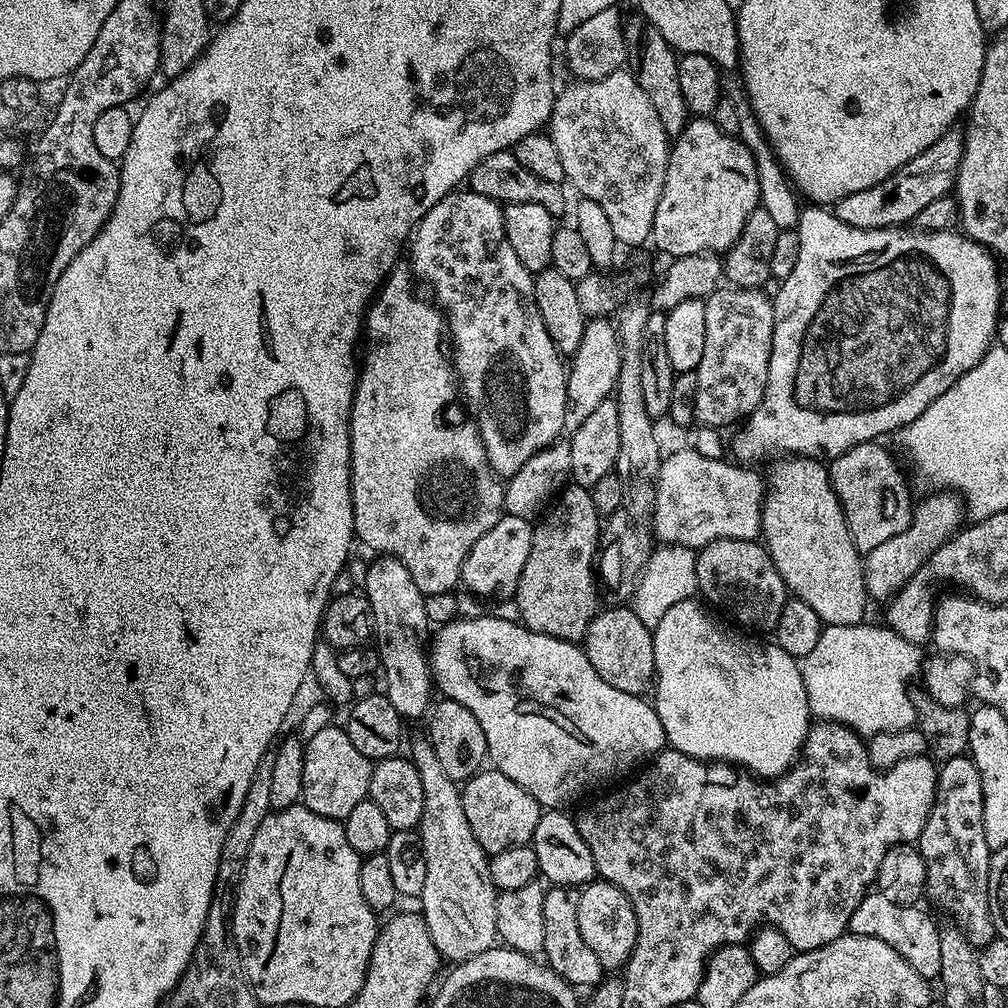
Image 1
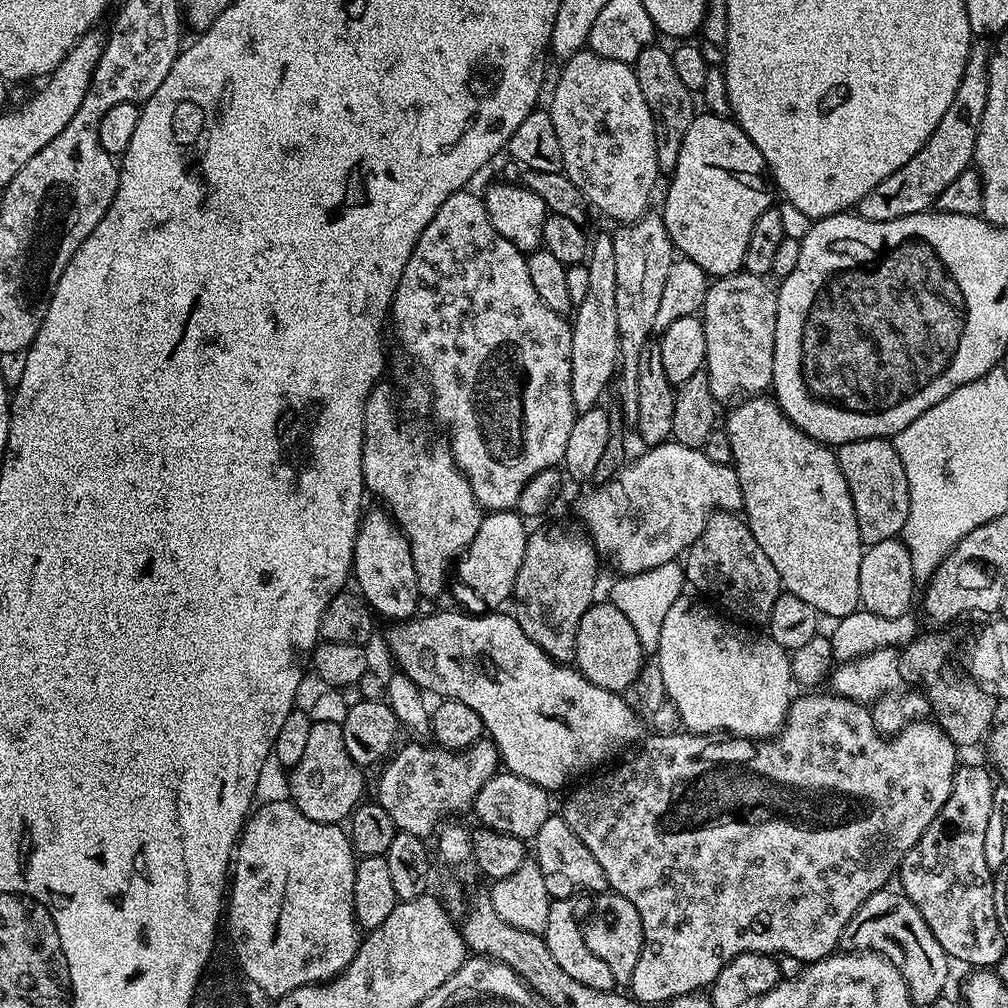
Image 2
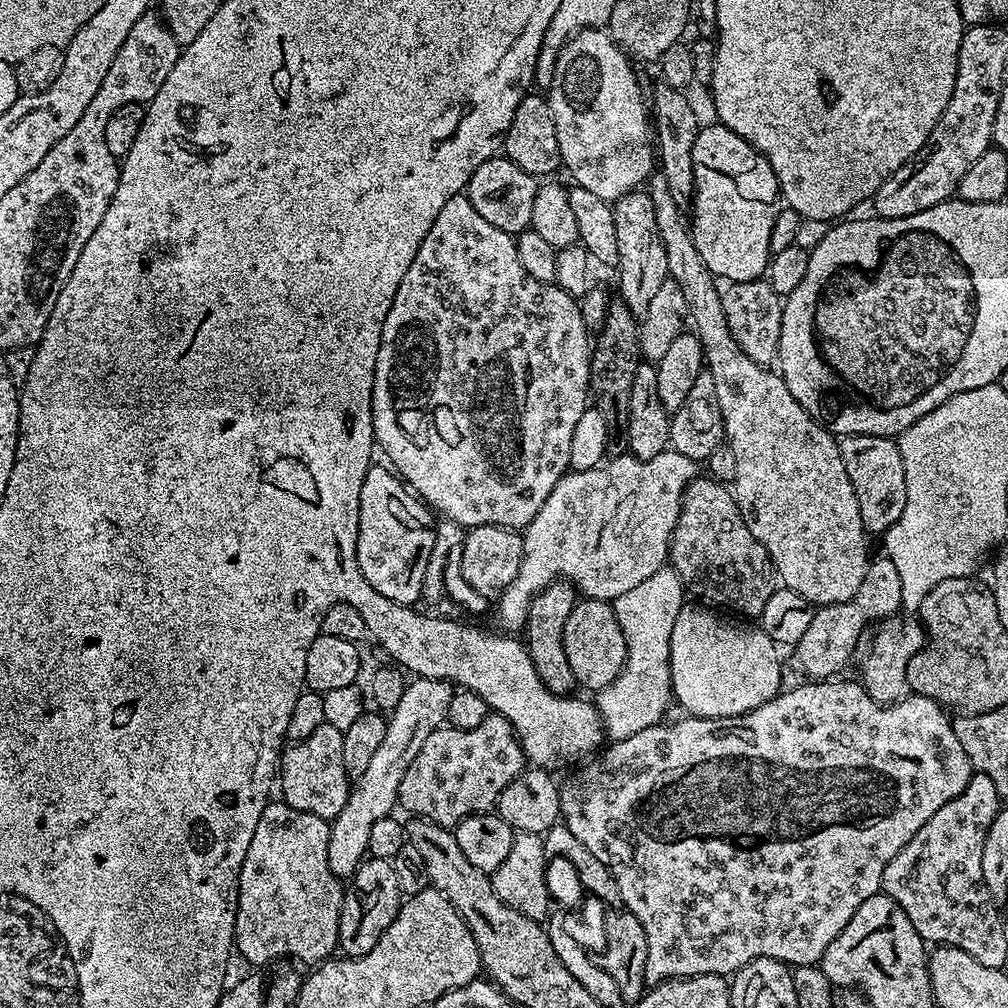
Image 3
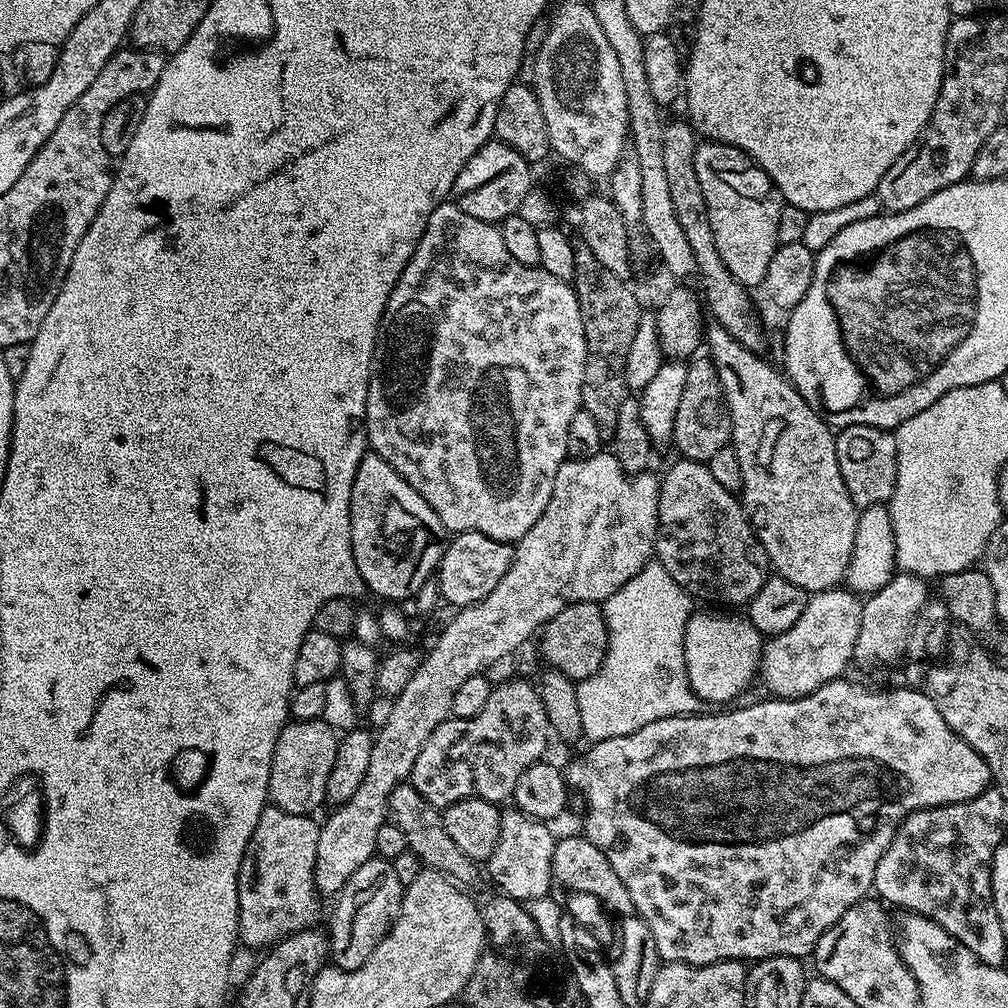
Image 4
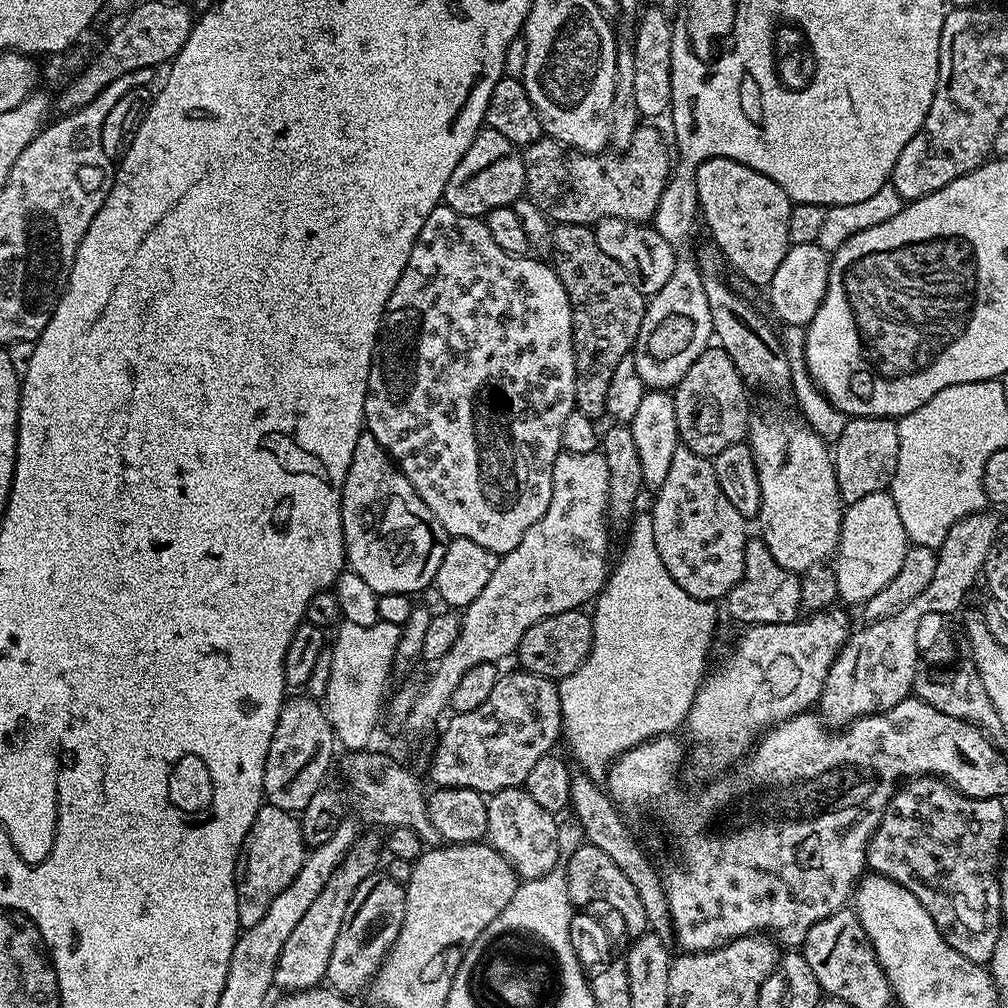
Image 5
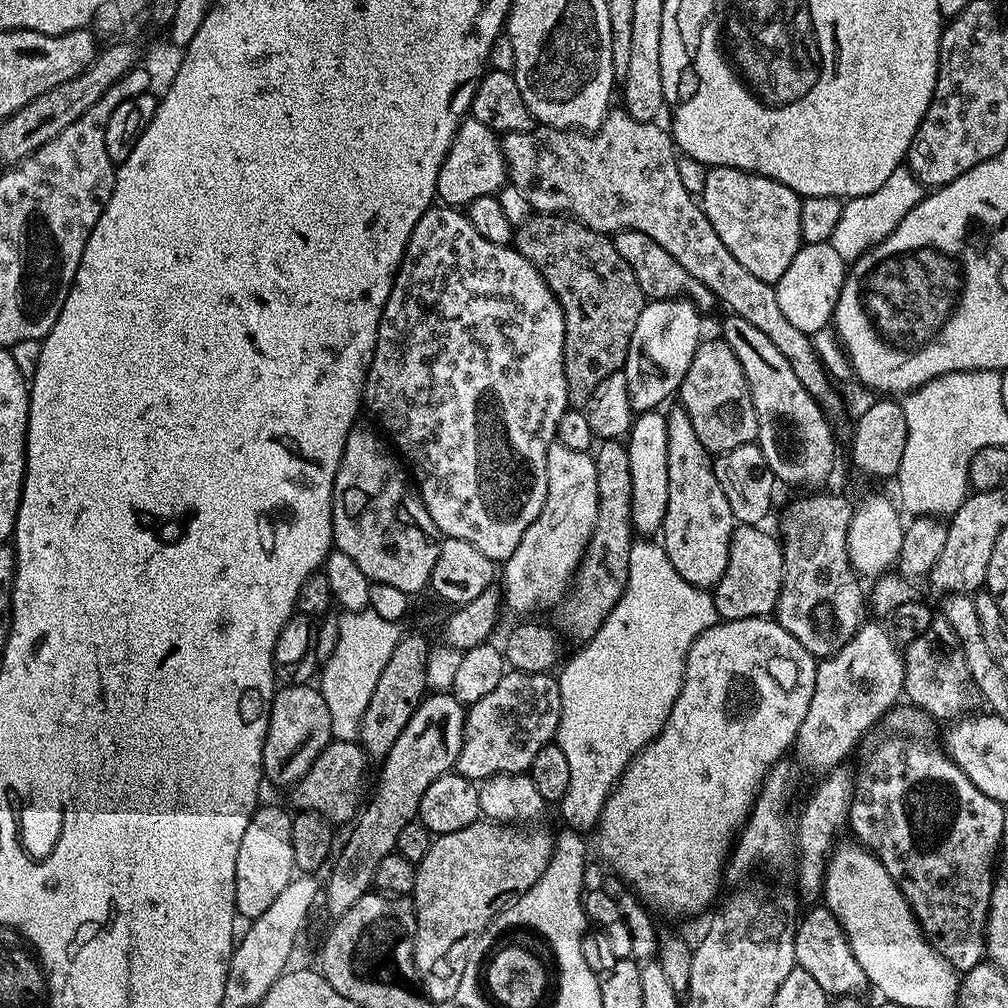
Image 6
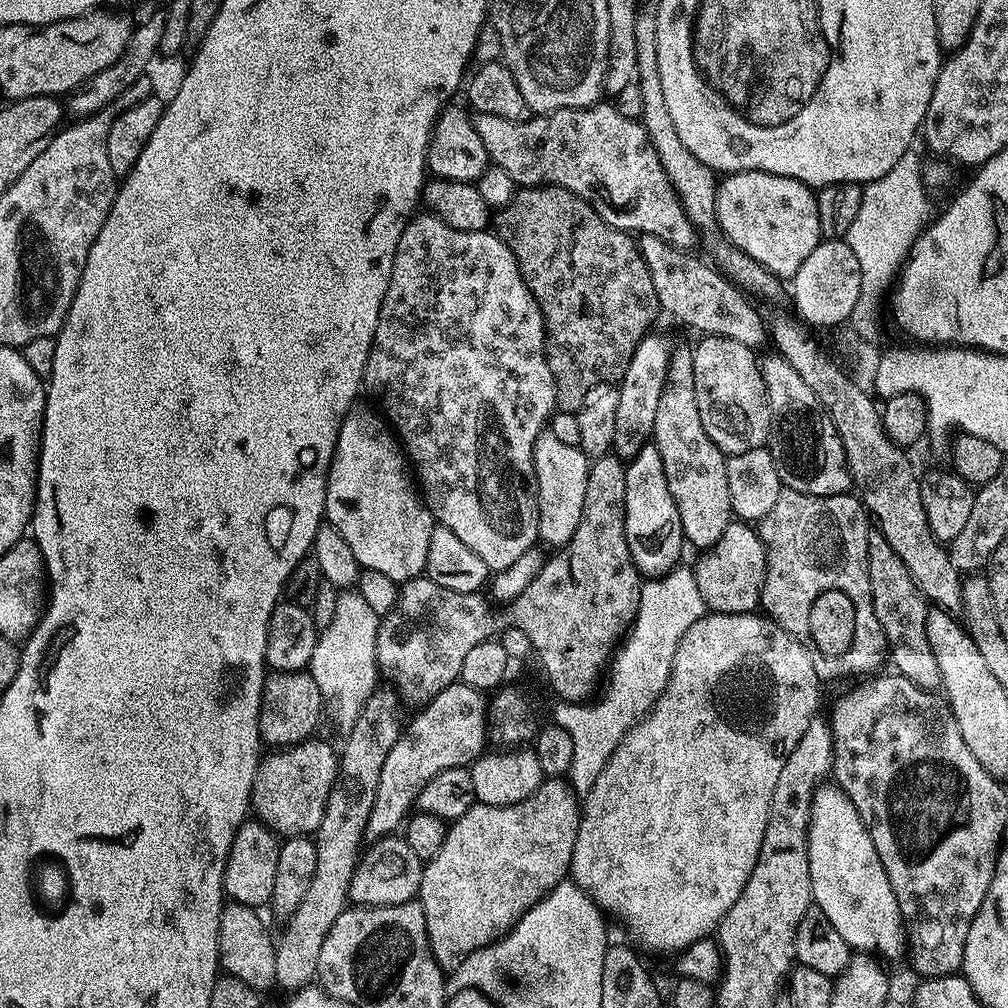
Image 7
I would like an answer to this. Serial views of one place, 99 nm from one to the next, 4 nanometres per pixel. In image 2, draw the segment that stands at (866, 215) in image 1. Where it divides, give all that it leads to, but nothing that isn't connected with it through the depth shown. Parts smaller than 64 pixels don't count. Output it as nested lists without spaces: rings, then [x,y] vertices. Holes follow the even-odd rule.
[[[984,42],[973,43],[966,62],[966,70],[962,74],[962,82],[958,86],[958,94],[954,94],[954,102],[950,102],[950,110],[946,110],[946,114],[942,114],[942,122],[938,122],[934,134],[924,143],[924,148],[918,154],[914,154],[914,158],[910,158],[910,162],[906,162],[906,166],[902,166],[897,172],[890,174],[890,178],[878,182],[878,186],[874,186],[874,190],[870,190],[870,194],[866,194],[860,199],[858,215],[862,218],[874,222],[886,222],[910,214],[927,212],[935,205],[938,194],[942,194],[942,190],[946,190],[946,186],[950,186],[950,182],[954,182],[954,178],[958,178],[958,174],[962,174],[973,163],[976,155],[976,139],[982,126],[982,114],[986,110],[988,62],[990,59],[989,45],[980,43]]]

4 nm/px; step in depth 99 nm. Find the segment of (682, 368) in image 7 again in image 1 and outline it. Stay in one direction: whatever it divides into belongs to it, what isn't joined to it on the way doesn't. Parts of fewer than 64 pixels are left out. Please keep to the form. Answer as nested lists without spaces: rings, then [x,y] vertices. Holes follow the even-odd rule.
[[[734,538],[715,540],[696,552],[696,569],[699,595],[704,595],[703,599],[709,605],[717,604],[722,611],[729,612],[741,629],[751,630],[753,633],[771,633],[776,629],[790,593],[774,566],[772,555],[763,543]]]

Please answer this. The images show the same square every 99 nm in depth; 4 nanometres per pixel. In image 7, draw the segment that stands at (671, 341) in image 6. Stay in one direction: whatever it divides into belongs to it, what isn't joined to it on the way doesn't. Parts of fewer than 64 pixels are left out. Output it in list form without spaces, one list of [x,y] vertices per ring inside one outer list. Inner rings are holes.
[[[655,332],[644,336],[635,348],[630,366],[627,367],[626,374],[618,386],[617,421],[614,422],[612,446],[613,453],[620,459],[631,460],[651,437],[662,386],[665,384],[665,374],[668,373],[669,355],[670,347],[668,348],[667,342]]]

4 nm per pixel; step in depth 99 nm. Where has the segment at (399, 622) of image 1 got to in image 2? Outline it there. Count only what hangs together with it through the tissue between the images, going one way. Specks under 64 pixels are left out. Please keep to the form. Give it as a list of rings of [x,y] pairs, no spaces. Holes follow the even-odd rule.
[[[379,511],[363,513],[352,555],[352,572],[358,578],[360,595],[377,617],[385,616],[388,622],[410,620],[416,616],[416,603],[422,599],[414,574],[412,547],[387,511]]]

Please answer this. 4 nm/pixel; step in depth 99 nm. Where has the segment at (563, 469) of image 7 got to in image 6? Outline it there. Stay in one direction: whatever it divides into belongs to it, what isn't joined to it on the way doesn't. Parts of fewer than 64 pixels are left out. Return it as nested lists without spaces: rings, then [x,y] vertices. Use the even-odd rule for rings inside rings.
[[[553,442],[548,446],[546,454],[546,502],[542,506],[542,510],[538,514],[538,518],[534,518],[534,522],[530,522],[530,526],[526,530],[526,534],[522,534],[522,542],[518,542],[518,550],[514,550],[514,554],[510,554],[508,560],[502,564],[502,580],[504,576],[504,584],[502,583],[502,604],[505,609],[508,608],[512,612],[517,612],[520,618],[524,618],[527,612],[536,612],[543,606],[547,600],[555,601],[557,598],[563,597],[569,591],[570,585],[573,583],[576,568],[580,565],[580,560],[584,556],[584,552],[588,549],[588,543],[592,537],[594,530],[594,522],[598,518],[598,474],[596,473],[596,461],[588,452],[579,452],[578,450],[568,449],[566,446]]]

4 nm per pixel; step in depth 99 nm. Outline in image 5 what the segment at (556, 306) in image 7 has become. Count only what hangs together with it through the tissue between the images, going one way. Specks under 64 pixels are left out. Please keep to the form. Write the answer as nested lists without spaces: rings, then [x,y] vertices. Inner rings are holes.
[[[556,224],[552,230],[551,263],[572,303],[572,341],[576,355],[576,406],[575,411],[591,418],[606,413],[606,390],[610,390],[610,378],[614,366],[633,351],[639,326],[645,310],[646,297],[630,282],[626,270],[605,254],[598,246],[595,231],[587,224]]]

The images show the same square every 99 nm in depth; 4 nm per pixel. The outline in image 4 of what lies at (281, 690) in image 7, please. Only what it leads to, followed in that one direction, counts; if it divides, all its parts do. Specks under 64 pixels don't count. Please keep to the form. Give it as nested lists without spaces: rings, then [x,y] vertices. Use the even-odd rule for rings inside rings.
[[[292,720],[285,724],[278,734],[278,742],[274,746],[274,758],[270,762],[270,782],[268,783],[268,798],[275,807],[286,810],[290,814],[303,816],[315,813],[319,804],[325,803],[326,778],[330,778],[330,770],[334,767],[334,754],[338,736],[334,729],[324,721]]]

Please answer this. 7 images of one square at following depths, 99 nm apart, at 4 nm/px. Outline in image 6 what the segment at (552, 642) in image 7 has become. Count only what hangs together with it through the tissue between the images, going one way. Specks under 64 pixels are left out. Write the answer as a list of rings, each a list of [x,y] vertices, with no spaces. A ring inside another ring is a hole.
[[[623,439],[601,440],[594,452],[598,474],[598,518],[594,522],[588,549],[576,568],[574,587],[559,601],[555,627],[569,641],[587,642],[624,596],[630,574],[630,550],[634,543],[630,454]]]

